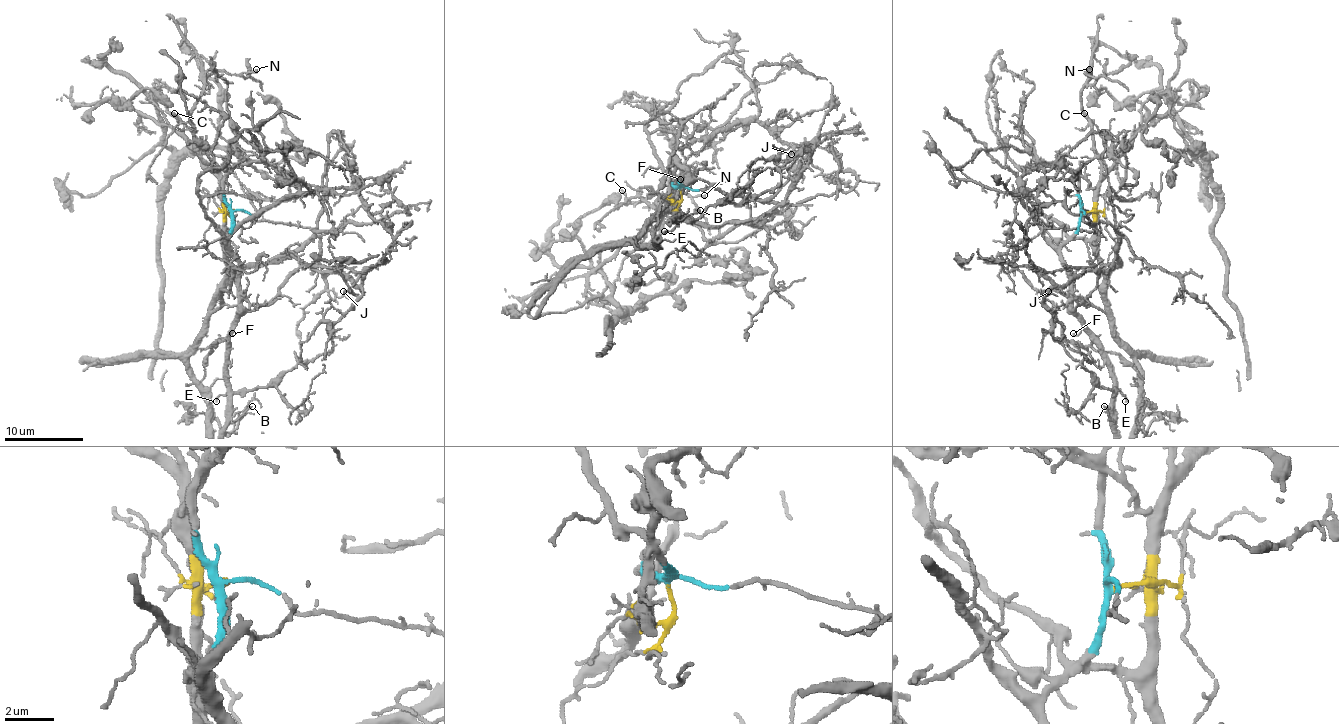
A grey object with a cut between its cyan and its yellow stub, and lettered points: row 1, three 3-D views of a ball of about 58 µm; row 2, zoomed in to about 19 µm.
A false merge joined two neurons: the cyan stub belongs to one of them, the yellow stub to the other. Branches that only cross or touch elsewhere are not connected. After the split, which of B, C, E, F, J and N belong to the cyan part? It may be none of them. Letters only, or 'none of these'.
B, E, F

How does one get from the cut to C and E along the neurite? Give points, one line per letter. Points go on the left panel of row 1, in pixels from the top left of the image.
C: (232, 213), (228, 211), (220, 173), (201, 155), (195, 144), (195, 128), (189, 122), (179, 122), (173, 112)
E: (232, 213), (232, 230), (226, 242), (238, 264), (238, 311), (228, 345), (228, 390), (217, 402)

